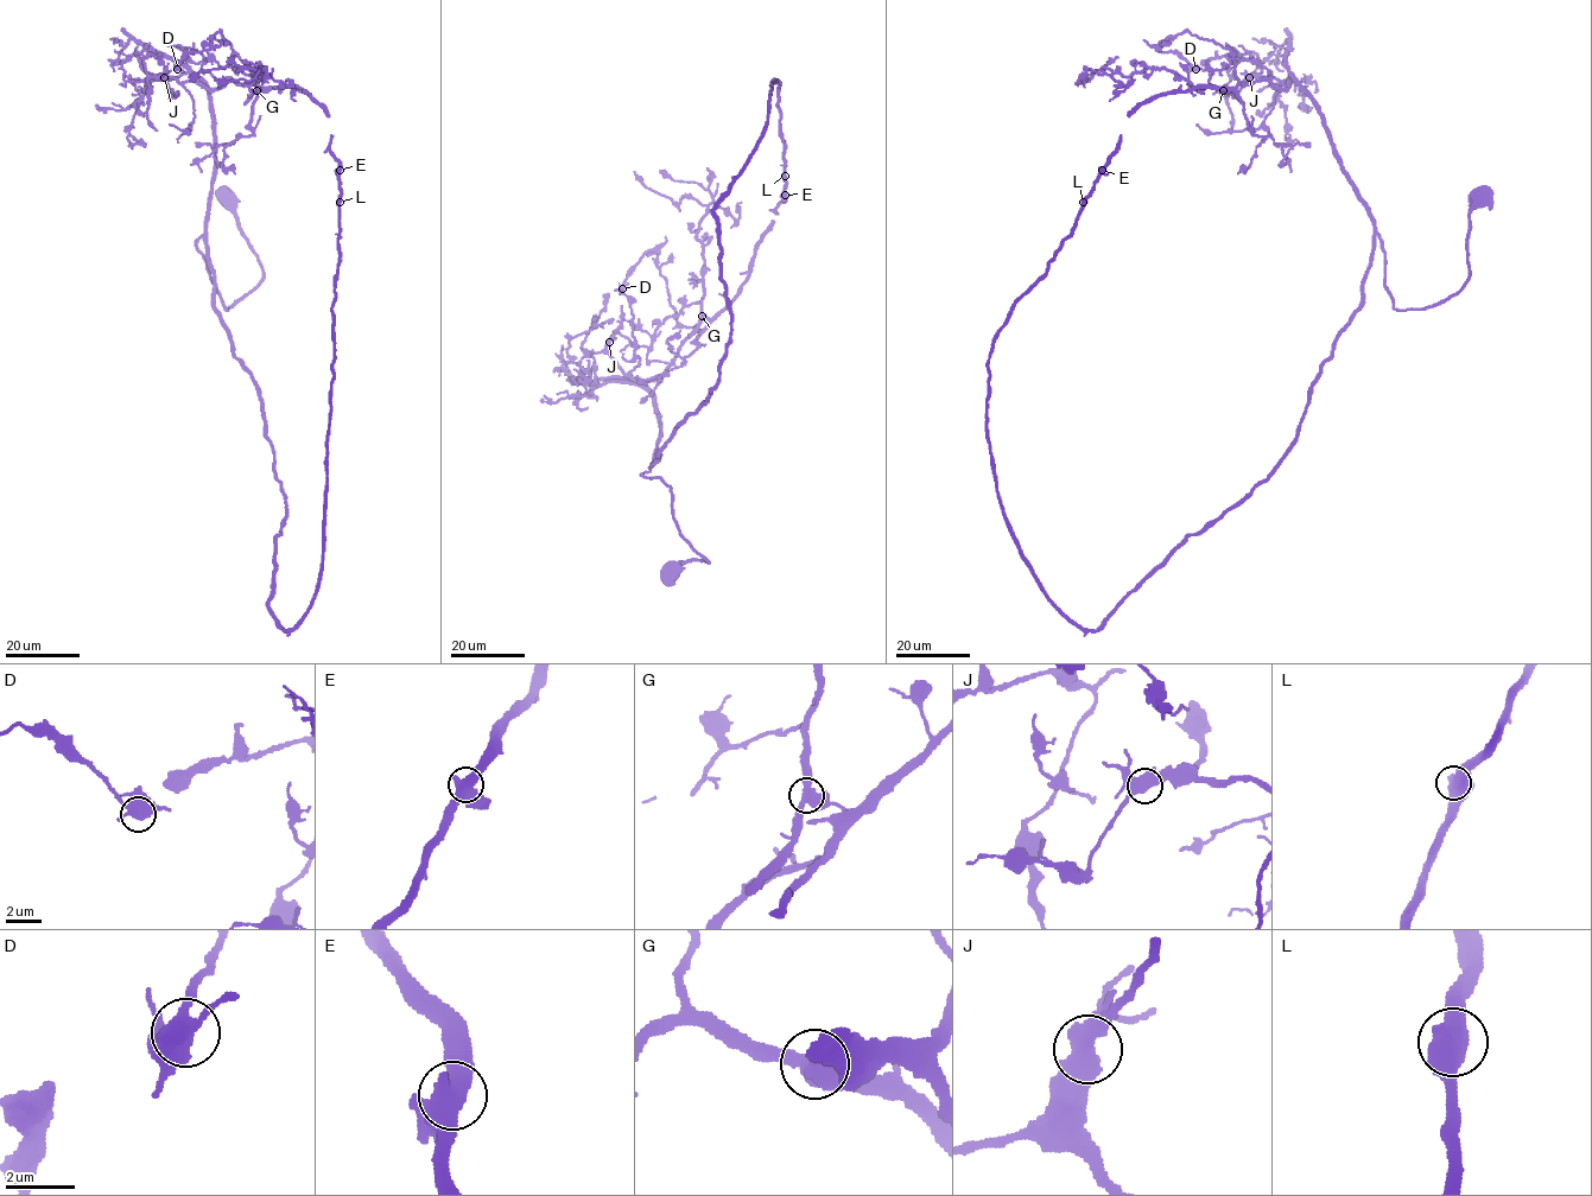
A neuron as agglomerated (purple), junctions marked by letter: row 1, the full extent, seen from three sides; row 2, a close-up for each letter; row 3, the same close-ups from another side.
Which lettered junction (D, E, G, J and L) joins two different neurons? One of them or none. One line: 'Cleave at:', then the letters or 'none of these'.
Cleave at: G

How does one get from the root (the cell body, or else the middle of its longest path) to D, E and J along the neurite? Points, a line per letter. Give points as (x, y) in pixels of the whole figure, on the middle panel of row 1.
D: (668, 572), (708, 561), (641, 475), (655, 400), (568, 342), (652, 381), (699, 330), (654, 250), (622, 288)
E: (668, 572), (708, 561), (671, 488), (641, 475), (718, 383), (730, 307), (714, 209), (774, 80), (785, 196)
J: (668, 572), (708, 561), (641, 475), (655, 400), (568, 354), (592, 325), (582, 348), (609, 342)

